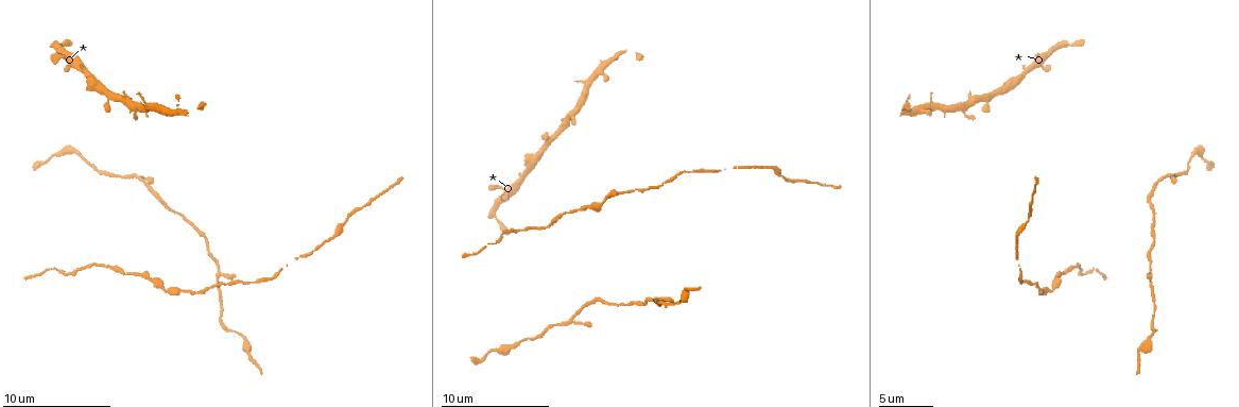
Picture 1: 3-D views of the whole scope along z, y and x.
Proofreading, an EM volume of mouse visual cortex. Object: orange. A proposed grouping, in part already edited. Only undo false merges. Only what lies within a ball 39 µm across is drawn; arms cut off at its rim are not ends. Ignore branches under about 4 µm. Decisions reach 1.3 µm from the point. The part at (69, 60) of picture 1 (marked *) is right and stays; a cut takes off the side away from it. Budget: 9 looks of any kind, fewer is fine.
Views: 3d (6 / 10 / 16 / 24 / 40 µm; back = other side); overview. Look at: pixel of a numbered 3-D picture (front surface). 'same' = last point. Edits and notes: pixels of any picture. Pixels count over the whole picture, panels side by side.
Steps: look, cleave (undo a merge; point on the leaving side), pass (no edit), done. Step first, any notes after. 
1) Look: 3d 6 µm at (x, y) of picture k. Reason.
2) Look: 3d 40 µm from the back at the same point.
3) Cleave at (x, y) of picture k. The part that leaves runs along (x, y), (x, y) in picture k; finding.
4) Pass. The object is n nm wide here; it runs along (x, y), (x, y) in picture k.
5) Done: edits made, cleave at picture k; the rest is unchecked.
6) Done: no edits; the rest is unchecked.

Look: 3d 10 µm at (550, 137) of picture 1. Branch point.

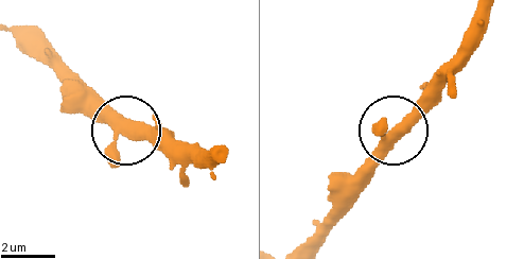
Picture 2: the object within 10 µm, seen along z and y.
Pass. 3 arms meet here; it runs along (24, 41), (93, 109), (145, 135), (168, 169) in picture 2; one neuron here.

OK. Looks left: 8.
Look: 3d 10 µm at (1149, 267) of picture 1. Thin neck.

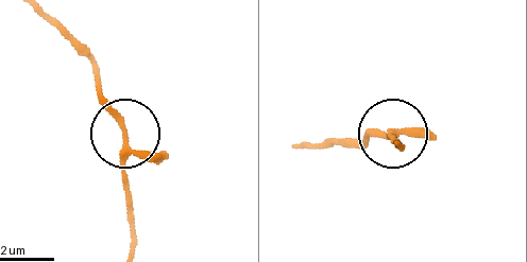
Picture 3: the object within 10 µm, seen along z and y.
Look: 3d 10 µm from the back at (124, 137) of picture 3.

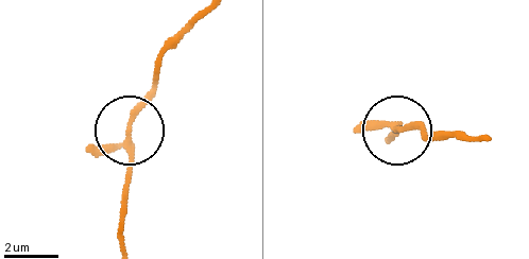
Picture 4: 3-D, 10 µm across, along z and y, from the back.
Pass. It runs along (198, 19), (158, 61), (133, 122), (129, 202) in picture 4; continuous, no second neuron.

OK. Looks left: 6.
Look: 3d 16 µm at (1153, 206) of picture 1. Sudden change in width.

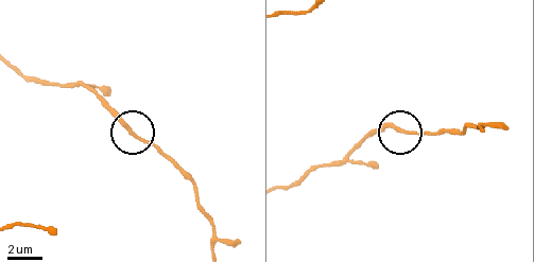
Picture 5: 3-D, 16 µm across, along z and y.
Pass. One neuron here.

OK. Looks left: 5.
Look: 3d 10 µm at (1195, 154) of picture 1. Thick turns thin.

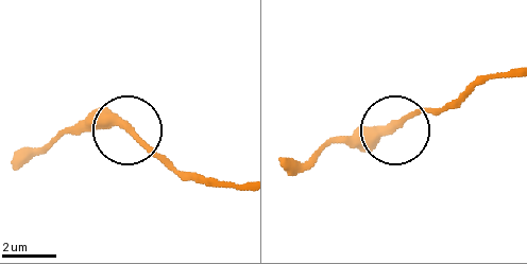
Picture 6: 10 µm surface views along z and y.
Pass. The object is 330 nm wide here; one neuron here.

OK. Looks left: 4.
Done: no edits; the rest is unchecked.

